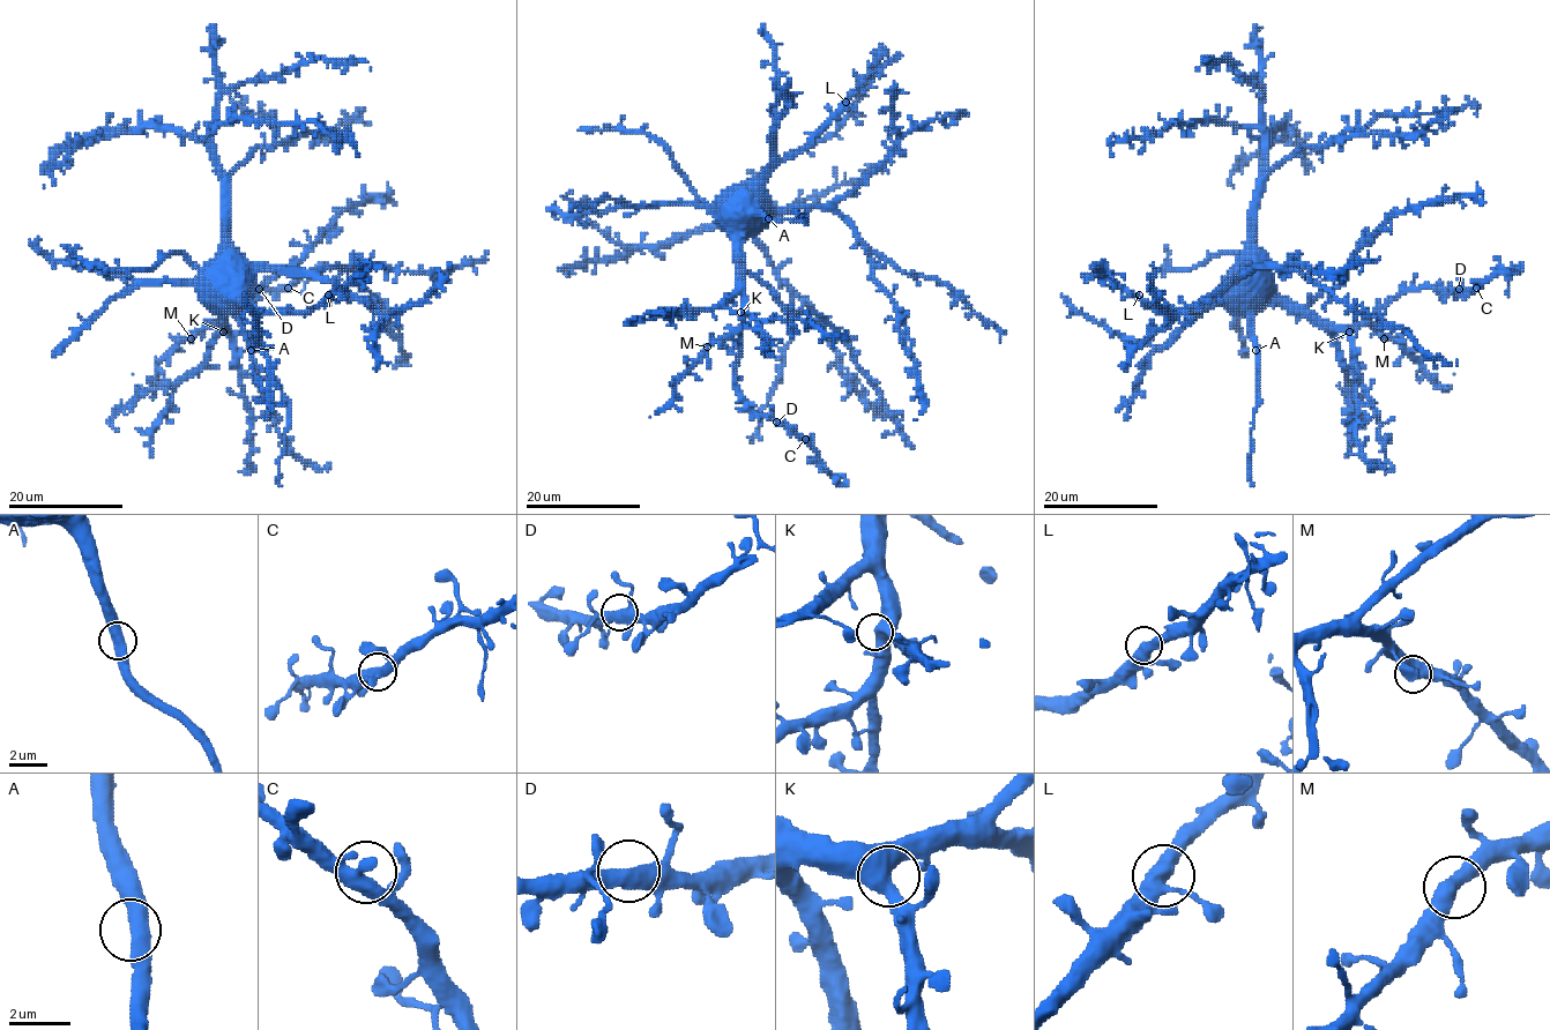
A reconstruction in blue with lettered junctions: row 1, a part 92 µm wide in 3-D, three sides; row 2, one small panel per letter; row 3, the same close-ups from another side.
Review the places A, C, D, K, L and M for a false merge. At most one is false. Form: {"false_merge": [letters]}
{"false_merge": []}

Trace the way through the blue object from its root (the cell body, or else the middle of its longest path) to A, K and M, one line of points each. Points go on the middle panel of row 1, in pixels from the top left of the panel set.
A: (745, 200), (750, 195), (760, 206), (758, 211), (768, 218)
K: (745, 200), (744, 196), (729, 213), (729, 234), (733, 238), (739, 291), (744, 297), (740, 312)
M: (745, 200), (744, 196), (729, 213), (729, 234), (738, 260), (745, 321), (733, 333), (718, 337), (708, 348)

